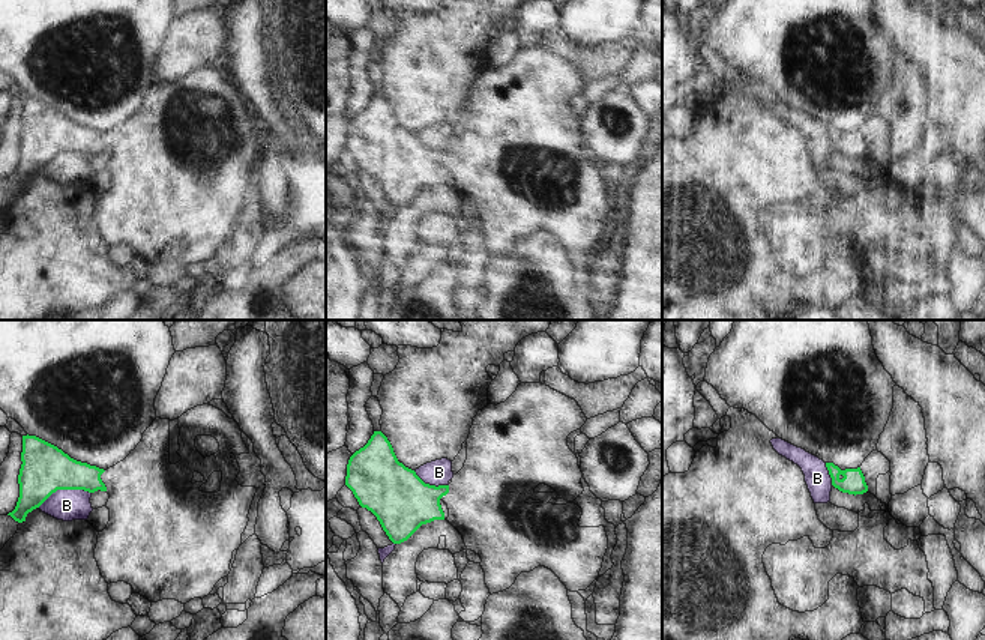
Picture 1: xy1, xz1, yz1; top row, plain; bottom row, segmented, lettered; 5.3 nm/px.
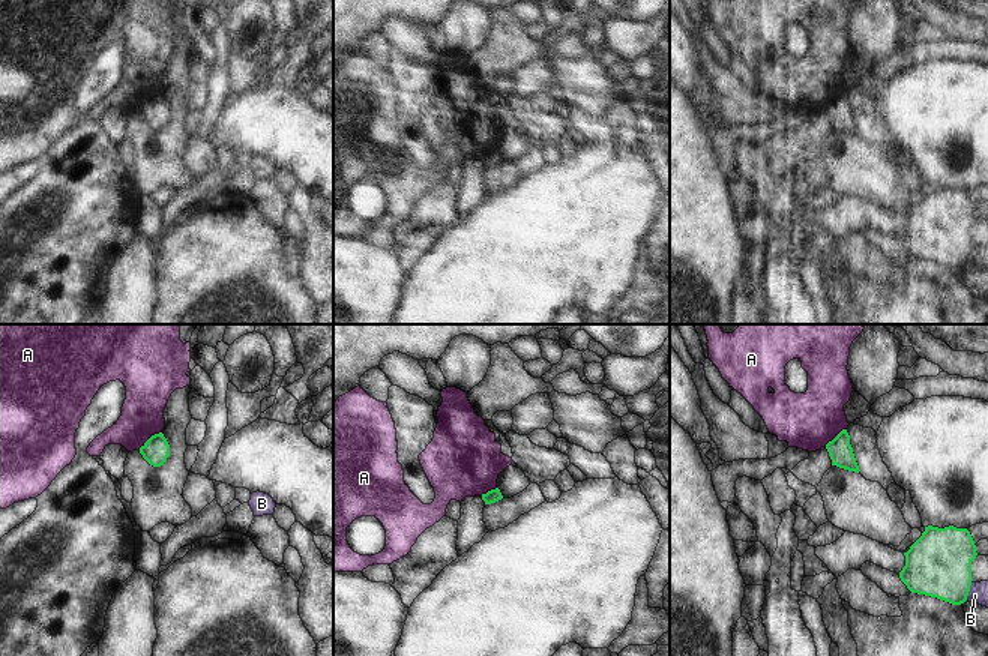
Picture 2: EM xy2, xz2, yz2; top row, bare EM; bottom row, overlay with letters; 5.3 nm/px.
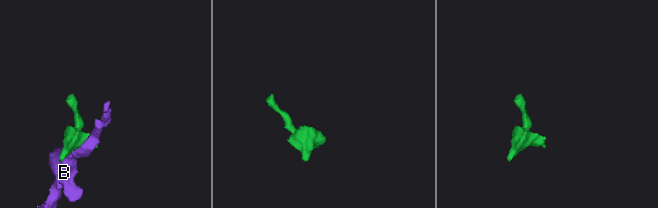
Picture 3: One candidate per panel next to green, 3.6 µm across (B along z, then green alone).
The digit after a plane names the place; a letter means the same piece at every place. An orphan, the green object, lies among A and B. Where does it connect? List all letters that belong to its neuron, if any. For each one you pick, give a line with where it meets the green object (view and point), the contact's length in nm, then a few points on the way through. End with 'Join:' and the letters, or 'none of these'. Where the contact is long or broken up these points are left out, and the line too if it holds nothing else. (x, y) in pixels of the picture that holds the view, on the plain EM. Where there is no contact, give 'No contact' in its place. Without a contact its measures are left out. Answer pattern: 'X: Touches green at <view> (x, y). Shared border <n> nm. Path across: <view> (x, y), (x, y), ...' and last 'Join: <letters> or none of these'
Join: none of these

